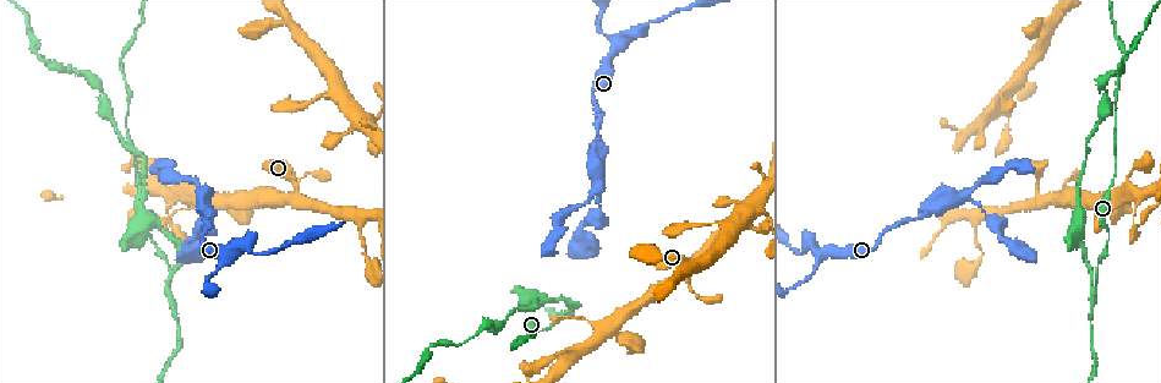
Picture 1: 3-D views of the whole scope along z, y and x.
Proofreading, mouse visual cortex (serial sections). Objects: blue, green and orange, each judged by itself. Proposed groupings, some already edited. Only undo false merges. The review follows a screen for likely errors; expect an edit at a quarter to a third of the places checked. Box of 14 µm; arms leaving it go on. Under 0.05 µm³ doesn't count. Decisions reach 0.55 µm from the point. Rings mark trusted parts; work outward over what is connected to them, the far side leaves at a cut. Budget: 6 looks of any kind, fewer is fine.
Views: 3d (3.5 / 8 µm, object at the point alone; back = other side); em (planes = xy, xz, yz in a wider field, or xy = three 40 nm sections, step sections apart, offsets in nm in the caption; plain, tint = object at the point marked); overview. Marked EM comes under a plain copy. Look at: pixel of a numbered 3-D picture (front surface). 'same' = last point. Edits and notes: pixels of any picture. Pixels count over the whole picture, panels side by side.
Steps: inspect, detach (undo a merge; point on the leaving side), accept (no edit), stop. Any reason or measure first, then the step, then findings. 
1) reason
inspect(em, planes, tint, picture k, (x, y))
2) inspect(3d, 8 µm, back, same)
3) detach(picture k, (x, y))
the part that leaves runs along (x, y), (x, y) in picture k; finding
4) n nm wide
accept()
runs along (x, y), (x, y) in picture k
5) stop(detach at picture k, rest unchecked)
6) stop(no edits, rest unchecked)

sharp bend
inspect(3d, 8 µm, picture 1, (1041, 197))

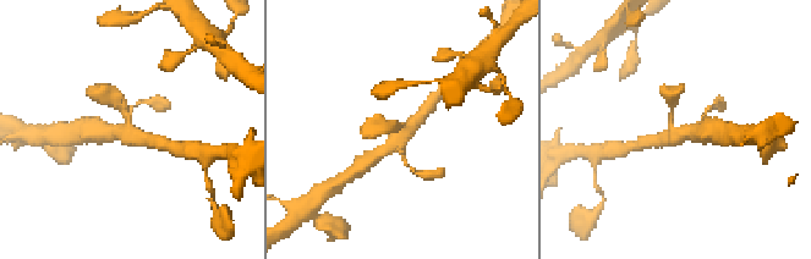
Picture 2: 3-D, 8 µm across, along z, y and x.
4 arms; arms of 150, 200, 350, 350 nm; need the tissue
inspect(em, xy, step 5, tint, picture 2, (125, 128))

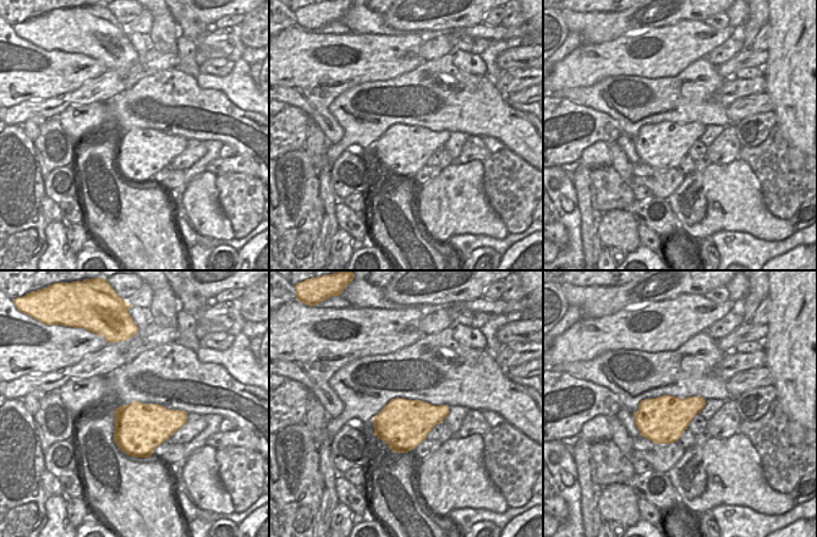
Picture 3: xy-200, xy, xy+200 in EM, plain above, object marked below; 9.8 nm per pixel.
500 nm wide
accept()
runs along (672, 98), (674, 130), (700, 132) in picture 2; all the same cell

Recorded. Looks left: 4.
narrows sharply
inspect(3d, 3.5 µm, back, picture 1, (151, 236))

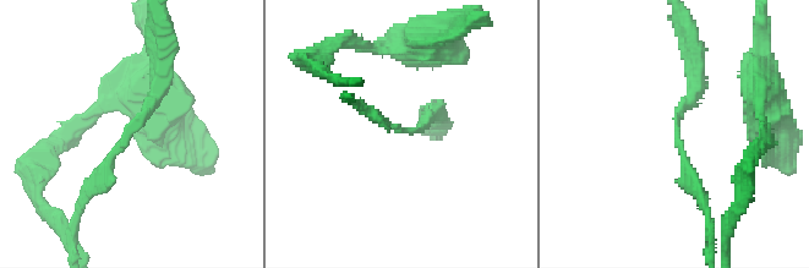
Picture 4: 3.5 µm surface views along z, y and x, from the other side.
arms of 150, 250 nm
inspect(em, planes, tint, picture 4, (135, 129))

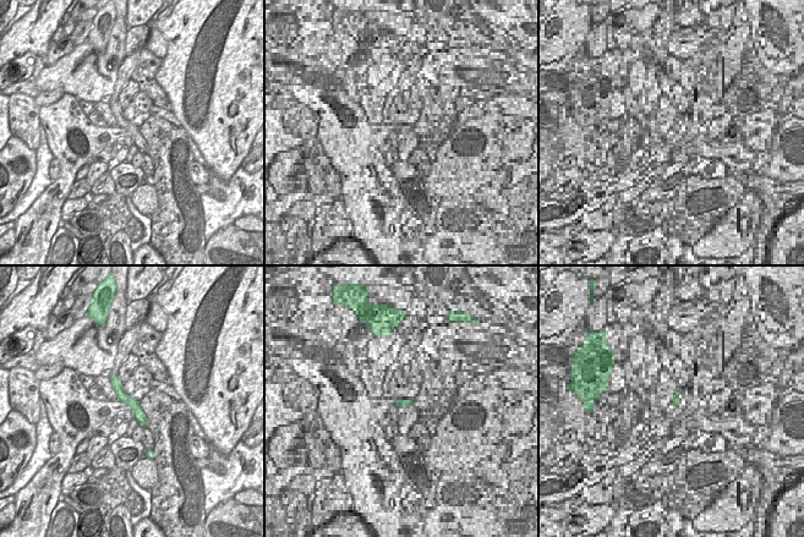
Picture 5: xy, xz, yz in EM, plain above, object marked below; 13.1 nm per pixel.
accept()
runs along (113, 379), (143, 422) in picture 5; one cell here

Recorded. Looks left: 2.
arms part here
inspect(3d, 8 µm, picture 1, (977, 215))

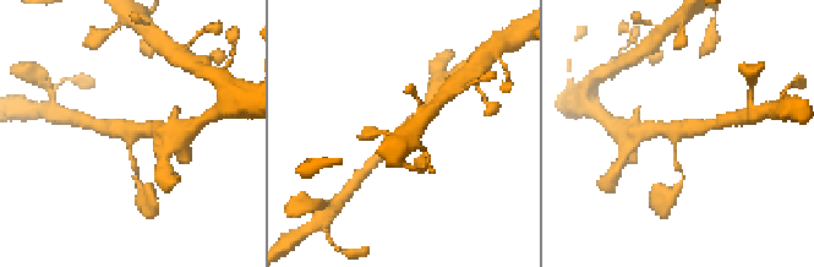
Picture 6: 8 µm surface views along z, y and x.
3 arms; arms of 150, 300, 350 nm; now the EM
inspect(em, xy, step 5, tint, picture 6, (132, 131))

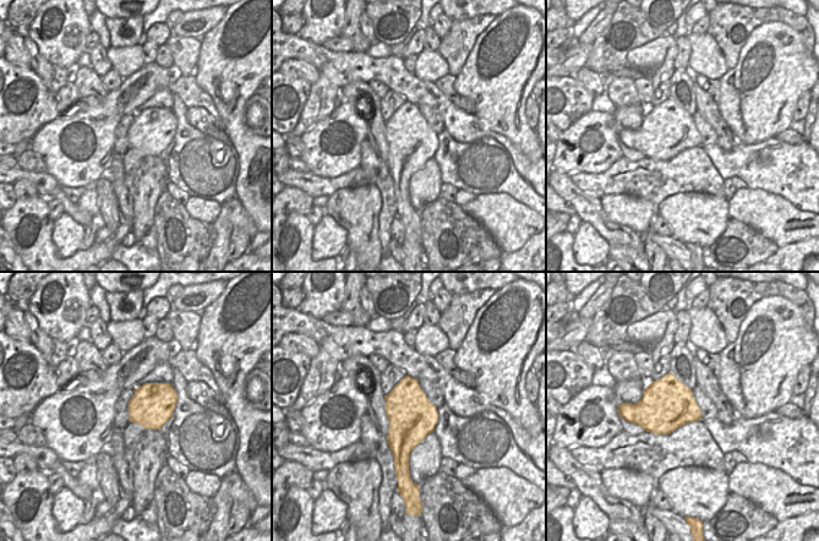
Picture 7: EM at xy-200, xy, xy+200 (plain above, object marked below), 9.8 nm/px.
accept()
runs along (108, 127), (131, 130), (129, 154), (135, 167) in picture 6; continuous, no second cell

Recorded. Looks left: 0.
stop(no edits, rest unchecked)

